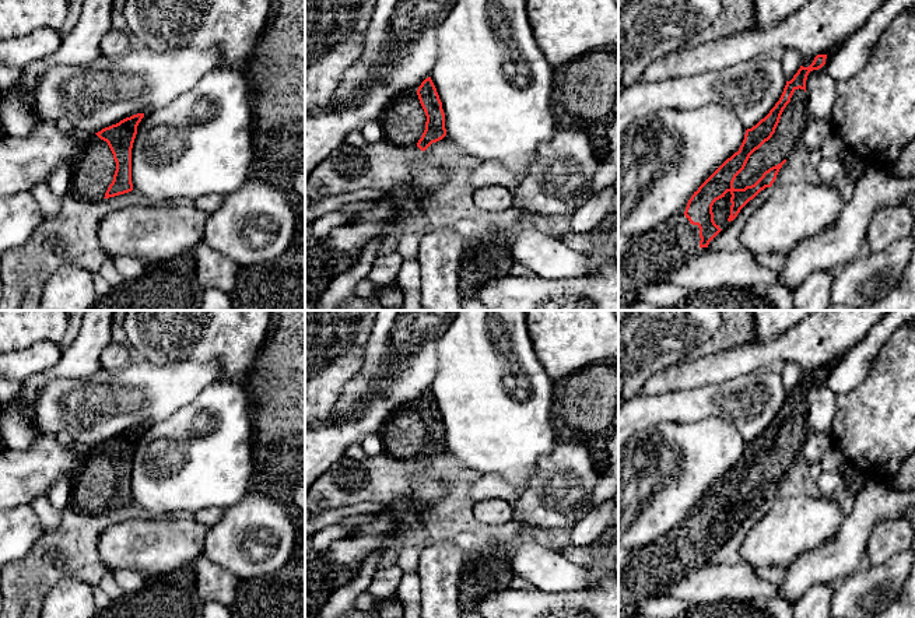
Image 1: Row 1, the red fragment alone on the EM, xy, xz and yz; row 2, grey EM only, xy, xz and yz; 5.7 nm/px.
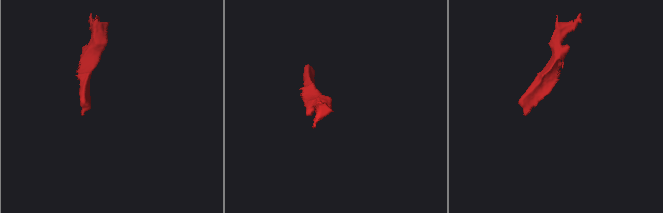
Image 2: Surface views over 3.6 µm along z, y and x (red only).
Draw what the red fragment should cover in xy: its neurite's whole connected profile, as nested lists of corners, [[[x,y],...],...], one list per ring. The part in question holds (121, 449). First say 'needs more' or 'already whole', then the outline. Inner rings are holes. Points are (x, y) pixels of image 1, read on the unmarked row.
needs more; [[[137,426],[88,450],[71,481],[70,505],[98,515],[133,503],[132,461],[144,426]]]

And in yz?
needs more; [[[817,368],[809,380],[800,379],[769,426],[756,439],[746,443],[737,466],[728,471],[700,501],[687,516],[684,529],[691,540],[684,559],[669,559],[663,566],[655,565],[655,548],[644,547],[631,551],[625,568],[618,572],[618,618],[637,615],[638,604],[648,597],[663,596],[663,586],[680,577],[683,572],[709,555],[733,534],[740,523],[761,503],[771,501],[786,471],[802,456],[807,438],[806,393],[810,385],[825,378],[827,368]]]

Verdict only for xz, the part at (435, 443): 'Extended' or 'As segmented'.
Extended

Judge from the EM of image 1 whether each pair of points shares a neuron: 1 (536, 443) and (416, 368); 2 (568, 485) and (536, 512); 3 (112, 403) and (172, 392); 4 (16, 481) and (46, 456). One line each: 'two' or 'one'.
1: two
2: one
3: one
4: one

